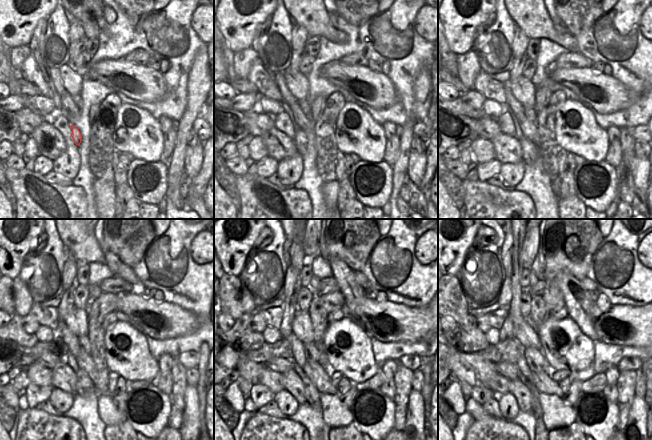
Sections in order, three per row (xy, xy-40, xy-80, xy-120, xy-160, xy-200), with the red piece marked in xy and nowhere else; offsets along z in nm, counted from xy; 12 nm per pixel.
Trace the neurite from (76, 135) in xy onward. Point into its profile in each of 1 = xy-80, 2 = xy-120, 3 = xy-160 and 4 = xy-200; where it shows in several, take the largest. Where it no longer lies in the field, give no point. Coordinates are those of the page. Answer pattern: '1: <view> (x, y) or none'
1: xy-80 (530, 151)
2: xy-120 (85, 387)
3: xy-160 (312, 394)
4: xy-200 (537, 410)

